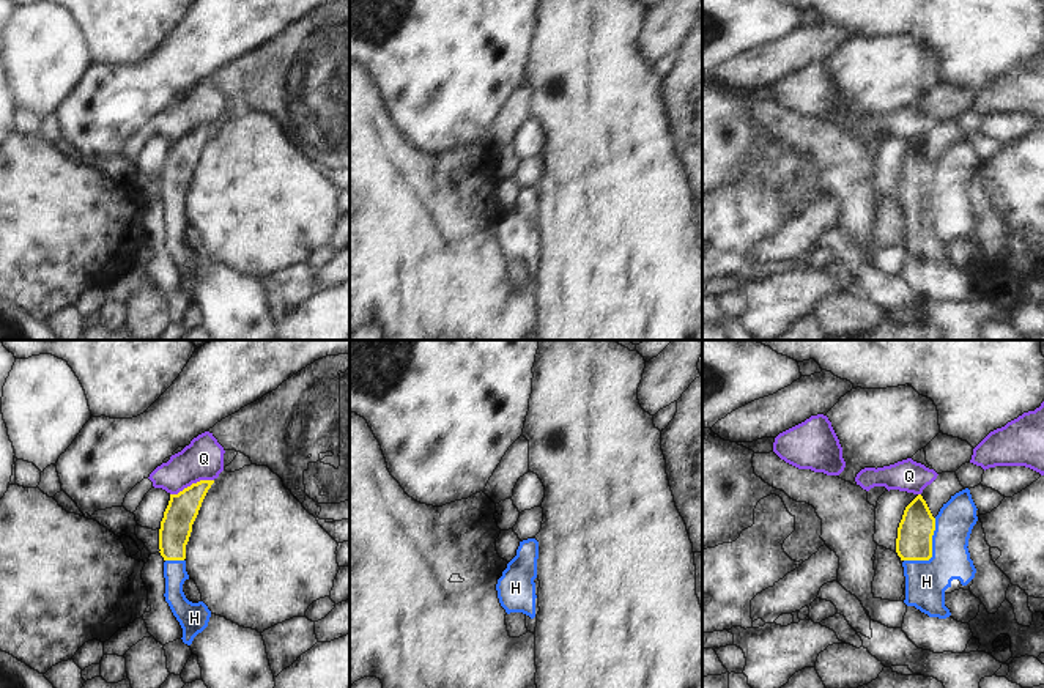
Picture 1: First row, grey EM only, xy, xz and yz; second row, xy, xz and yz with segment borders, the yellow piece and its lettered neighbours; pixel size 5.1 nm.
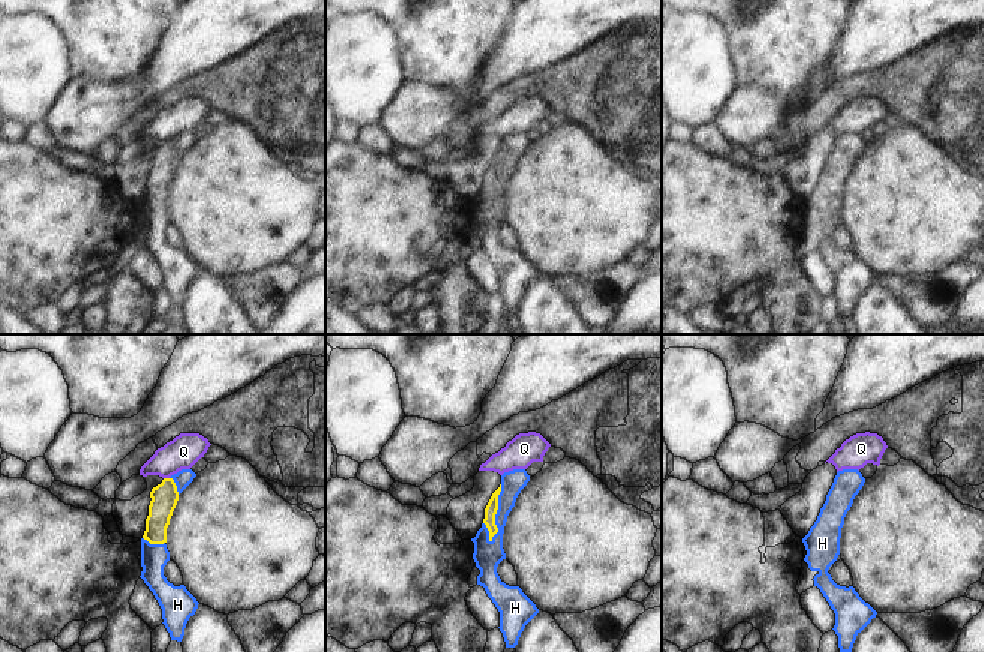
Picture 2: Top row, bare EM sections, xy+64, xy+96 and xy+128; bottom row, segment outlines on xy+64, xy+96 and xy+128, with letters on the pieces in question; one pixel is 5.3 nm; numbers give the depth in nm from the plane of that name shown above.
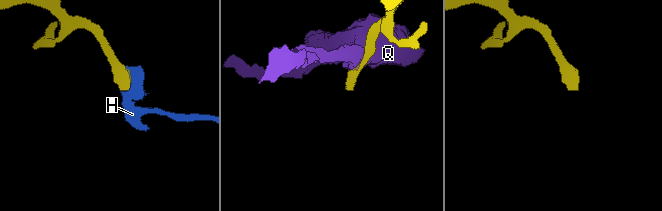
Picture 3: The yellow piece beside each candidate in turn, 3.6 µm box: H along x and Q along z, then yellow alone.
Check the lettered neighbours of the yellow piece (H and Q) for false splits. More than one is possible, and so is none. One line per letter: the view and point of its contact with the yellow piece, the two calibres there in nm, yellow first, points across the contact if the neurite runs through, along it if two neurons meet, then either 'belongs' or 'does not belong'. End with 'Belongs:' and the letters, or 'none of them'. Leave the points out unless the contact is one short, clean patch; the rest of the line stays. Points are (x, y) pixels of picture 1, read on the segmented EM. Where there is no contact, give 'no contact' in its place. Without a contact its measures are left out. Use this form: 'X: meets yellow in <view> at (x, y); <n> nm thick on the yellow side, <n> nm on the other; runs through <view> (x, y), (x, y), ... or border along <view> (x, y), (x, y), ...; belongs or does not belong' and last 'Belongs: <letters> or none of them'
H: meets yellow in yz at (931, 551); 180 nm thick on the yellow side, 220 nm on the other; runs through yz (915, 531), (931, 551), (926, 581); belongs
Q: meets yellow in xy at (192, 484); 160 nm thick on the yellow side, 200 nm on the other; does not belong
Belongs: H

